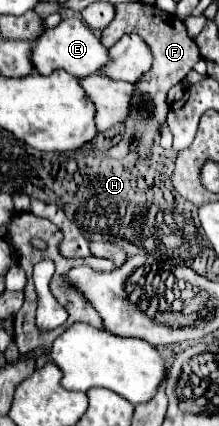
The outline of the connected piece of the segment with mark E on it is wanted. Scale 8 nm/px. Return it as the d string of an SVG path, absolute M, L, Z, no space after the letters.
M76 16L64 18L56 28L44 30L34 42L32 42L32 66L40 74L52 74L56 68L64 68L68 74L76 78L84 78L88 74L100 72L100 68L108 62L106 48L100 44L100 40L94 36L94 32Z

